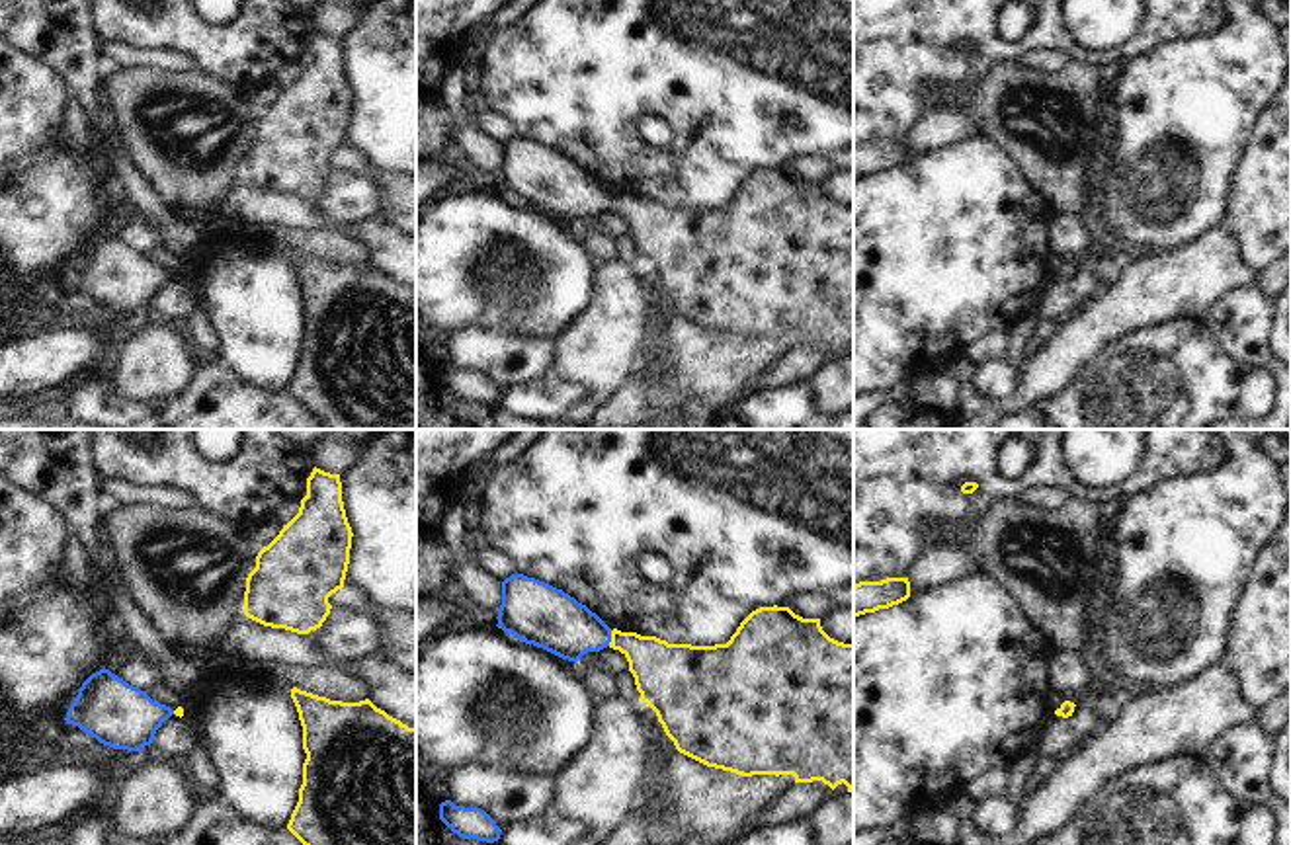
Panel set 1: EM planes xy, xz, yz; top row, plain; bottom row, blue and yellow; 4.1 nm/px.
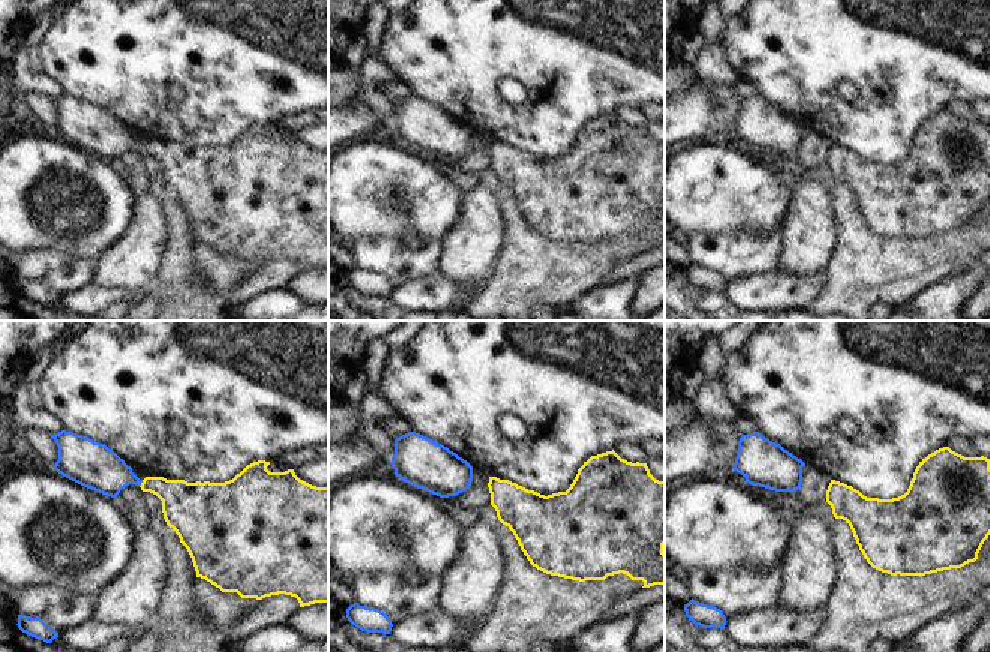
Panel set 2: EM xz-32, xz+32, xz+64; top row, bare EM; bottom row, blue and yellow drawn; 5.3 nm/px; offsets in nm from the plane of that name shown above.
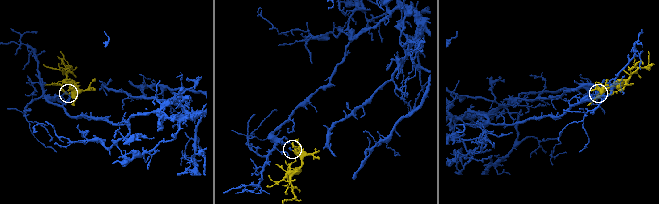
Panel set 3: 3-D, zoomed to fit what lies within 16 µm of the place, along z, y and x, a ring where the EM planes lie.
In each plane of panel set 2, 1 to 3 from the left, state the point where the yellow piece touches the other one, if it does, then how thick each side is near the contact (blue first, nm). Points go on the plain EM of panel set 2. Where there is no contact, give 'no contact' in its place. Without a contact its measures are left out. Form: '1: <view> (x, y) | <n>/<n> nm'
1: xz-32 (141, 146) | 240/220 nm
2: no contact
3: no contact

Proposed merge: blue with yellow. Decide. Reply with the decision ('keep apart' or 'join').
join

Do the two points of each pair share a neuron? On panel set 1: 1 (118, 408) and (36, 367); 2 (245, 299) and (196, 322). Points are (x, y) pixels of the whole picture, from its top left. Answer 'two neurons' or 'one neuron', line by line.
1: two neurons
2: two neurons

